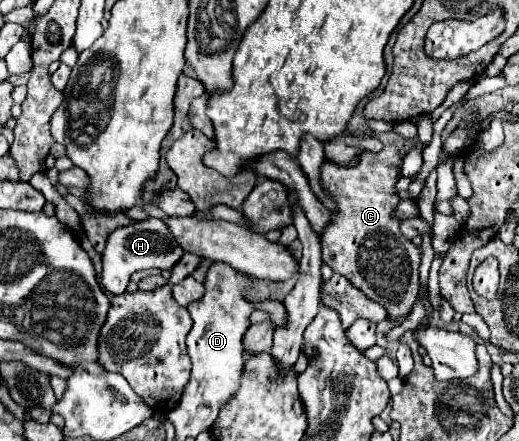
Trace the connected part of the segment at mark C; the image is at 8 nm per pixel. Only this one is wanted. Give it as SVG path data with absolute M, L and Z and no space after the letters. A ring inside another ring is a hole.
M385 146L377 154L363 152L359 164L353 168L335 164L321 166L321 180L339 206L339 212L331 214L331 224L321 236L323 262L331 266L333 272L345 276L369 300L381 304L389 320L407 316L419 290L419 246L403 238L399 220L393 218L393 210L399 204L395 196L399 164L397 148Z

